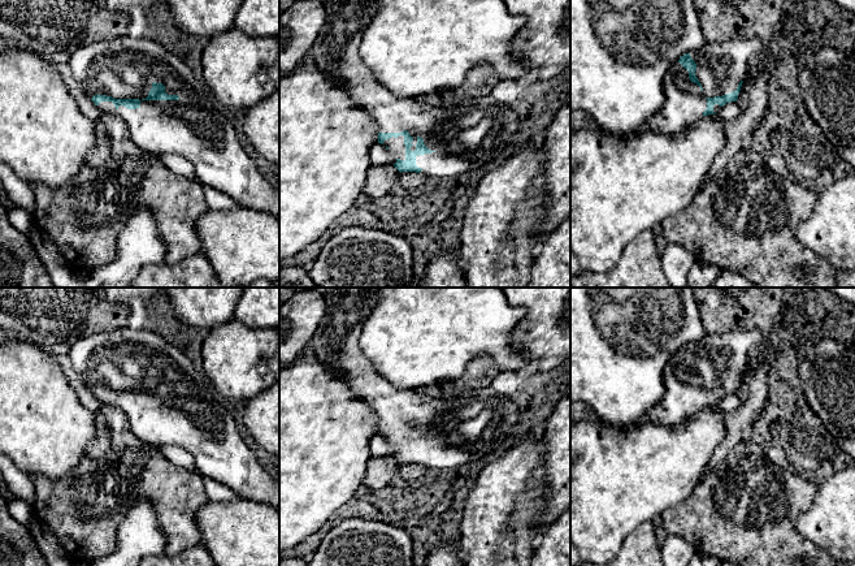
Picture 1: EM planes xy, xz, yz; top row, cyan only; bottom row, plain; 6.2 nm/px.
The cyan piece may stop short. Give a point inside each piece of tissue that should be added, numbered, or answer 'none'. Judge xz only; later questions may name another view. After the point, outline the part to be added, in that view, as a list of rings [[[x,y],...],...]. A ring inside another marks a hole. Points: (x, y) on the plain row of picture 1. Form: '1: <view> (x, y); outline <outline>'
1: xz (468, 426); outline [[[334,288],[324,294],[326,312],[312,336],[307,350],[321,364],[344,379],[357,398],[376,414],[378,424],[402,424],[407,422],[413,429],[411,442],[416,441],[417,429],[424,431],[431,445],[416,448],[416,457],[428,470],[450,470],[482,459],[503,442],[515,437],[515,427],[521,415],[517,405],[508,396],[498,394],[491,386],[456,392],[447,397],[428,397],[416,389],[399,389],[376,370],[364,355],[359,340],[363,324],[377,304],[377,294],[382,288]]]

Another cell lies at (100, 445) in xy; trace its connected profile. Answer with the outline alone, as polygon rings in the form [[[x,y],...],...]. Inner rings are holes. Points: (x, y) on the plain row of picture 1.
[[[96,412],[96,438],[87,445],[87,455],[101,458],[110,448],[110,431],[105,415]]]

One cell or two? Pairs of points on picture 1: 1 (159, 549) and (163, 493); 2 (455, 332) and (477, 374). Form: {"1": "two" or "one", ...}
{"1": "two", "2": "two"}

